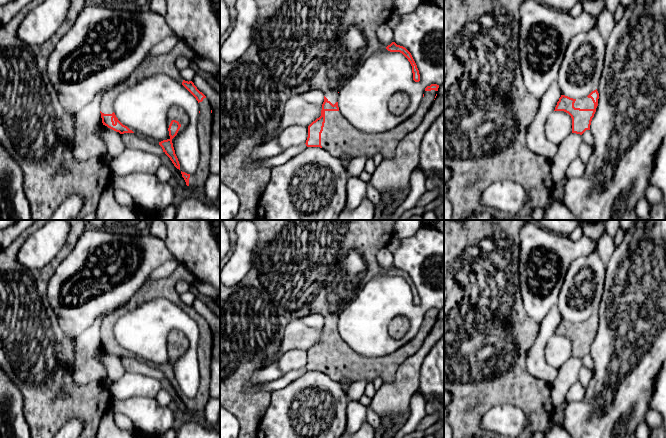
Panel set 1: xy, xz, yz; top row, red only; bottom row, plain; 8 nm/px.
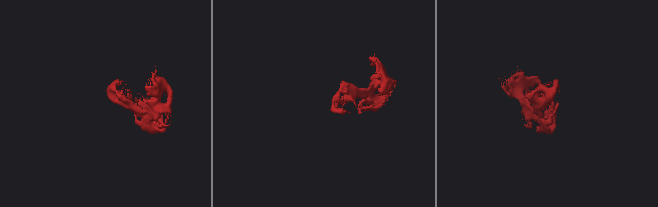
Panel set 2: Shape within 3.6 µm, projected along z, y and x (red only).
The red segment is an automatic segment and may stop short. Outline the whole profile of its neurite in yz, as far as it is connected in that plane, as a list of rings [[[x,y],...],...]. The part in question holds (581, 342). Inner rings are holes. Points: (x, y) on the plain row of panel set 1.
[[[592,315],[586,322],[573,323],[561,319],[554,335],[564,335],[572,342],[572,357],[582,359],[590,354],[592,342],[598,330],[599,317]]]

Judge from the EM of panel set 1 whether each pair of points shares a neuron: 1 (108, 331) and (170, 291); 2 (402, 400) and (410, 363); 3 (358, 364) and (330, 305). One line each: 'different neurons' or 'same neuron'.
1: same neuron
2: same neuron
3: same neuron

